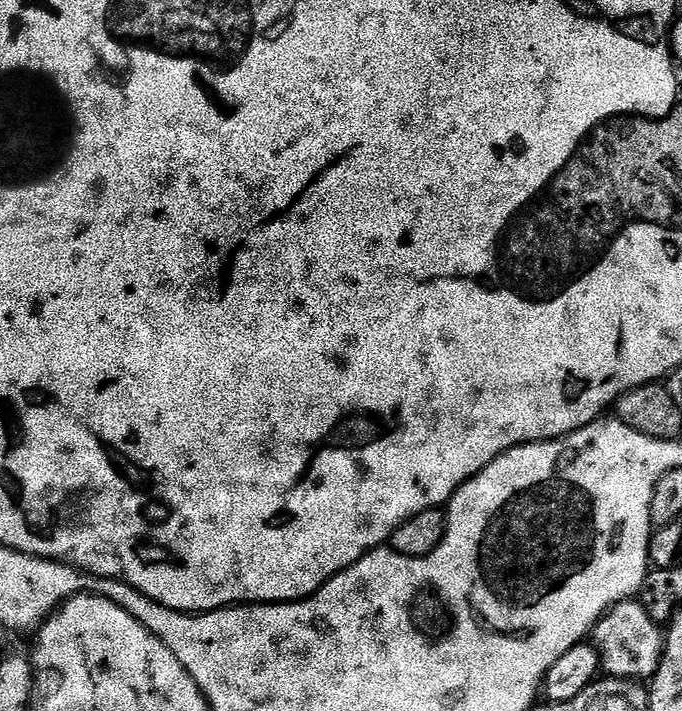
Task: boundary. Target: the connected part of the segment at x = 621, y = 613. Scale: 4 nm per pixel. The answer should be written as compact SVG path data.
M639 599L623 600L604 613L594 629L594 647L600 654L600 668L608 676L617 676L619 680L651 681L655 676L660 660L664 656L666 643L661 625L646 614Z

